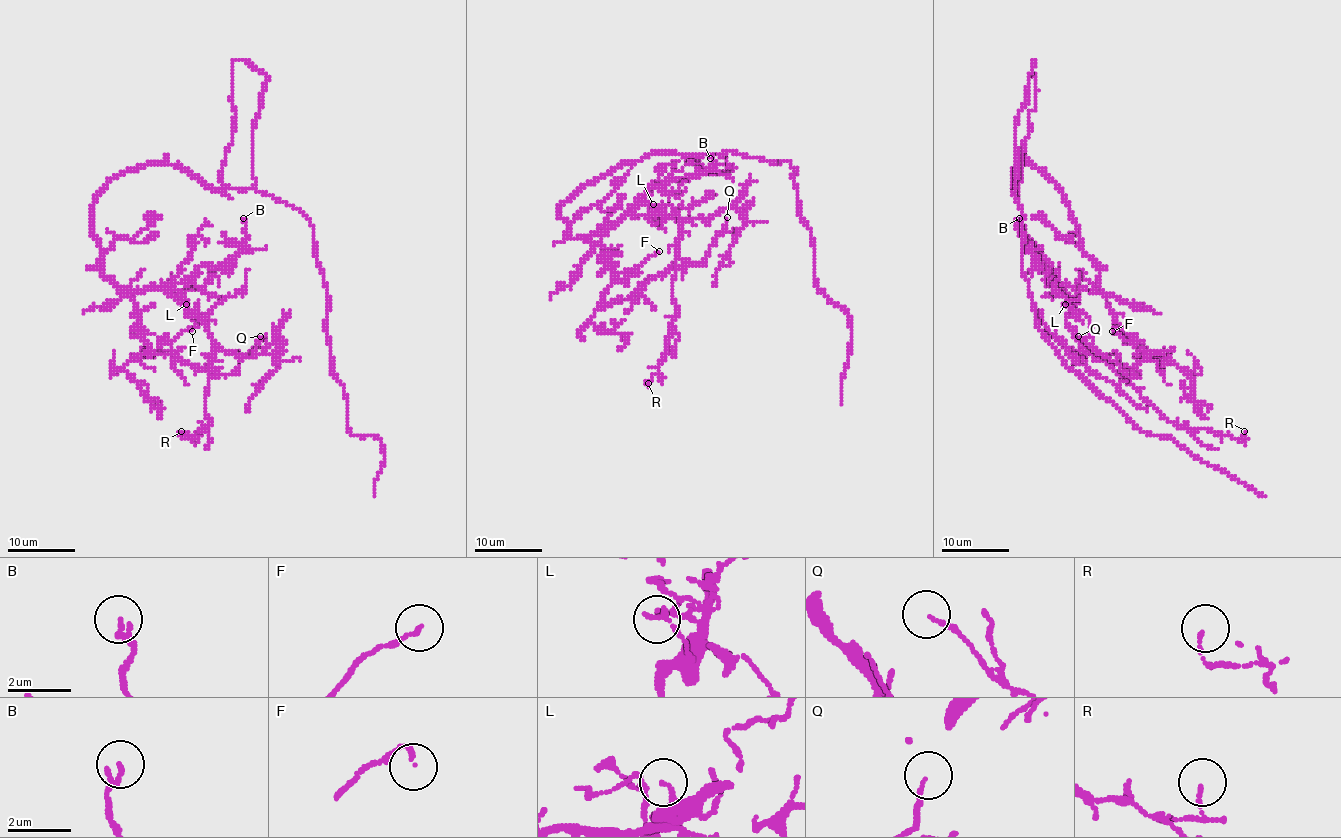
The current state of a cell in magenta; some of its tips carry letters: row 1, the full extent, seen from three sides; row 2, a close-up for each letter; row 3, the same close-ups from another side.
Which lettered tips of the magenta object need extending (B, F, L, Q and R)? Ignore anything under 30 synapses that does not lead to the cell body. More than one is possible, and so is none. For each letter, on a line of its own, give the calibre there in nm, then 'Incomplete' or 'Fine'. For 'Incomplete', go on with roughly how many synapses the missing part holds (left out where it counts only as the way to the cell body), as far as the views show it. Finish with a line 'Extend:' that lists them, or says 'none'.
B: Thickness 170 nm. Fine
F: Thickness 120 nm. Fine
L: Thickness 140 nm. Fine
Q: Thickness 100 nm. Fine
R: Thickness 100 nm. Fine
Extend: none

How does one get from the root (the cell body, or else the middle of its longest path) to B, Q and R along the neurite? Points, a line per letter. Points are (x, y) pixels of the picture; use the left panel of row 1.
B: (182, 171), (145, 164), (96, 198), (99, 267), (120, 287), (174, 286), (233, 260), (243, 218)
Q: (182, 171), (120, 172), (93, 206), (99, 267), (138, 313), (135, 357), (231, 375), (260, 336)
R: (182, 171), (120, 172), (93, 206), (103, 272), (169, 291), (213, 341), (209, 423), (181, 431)

